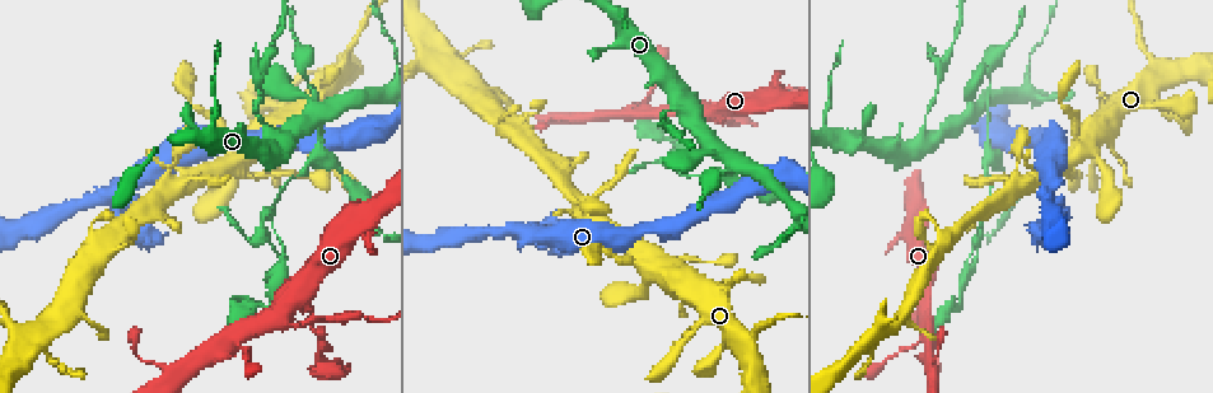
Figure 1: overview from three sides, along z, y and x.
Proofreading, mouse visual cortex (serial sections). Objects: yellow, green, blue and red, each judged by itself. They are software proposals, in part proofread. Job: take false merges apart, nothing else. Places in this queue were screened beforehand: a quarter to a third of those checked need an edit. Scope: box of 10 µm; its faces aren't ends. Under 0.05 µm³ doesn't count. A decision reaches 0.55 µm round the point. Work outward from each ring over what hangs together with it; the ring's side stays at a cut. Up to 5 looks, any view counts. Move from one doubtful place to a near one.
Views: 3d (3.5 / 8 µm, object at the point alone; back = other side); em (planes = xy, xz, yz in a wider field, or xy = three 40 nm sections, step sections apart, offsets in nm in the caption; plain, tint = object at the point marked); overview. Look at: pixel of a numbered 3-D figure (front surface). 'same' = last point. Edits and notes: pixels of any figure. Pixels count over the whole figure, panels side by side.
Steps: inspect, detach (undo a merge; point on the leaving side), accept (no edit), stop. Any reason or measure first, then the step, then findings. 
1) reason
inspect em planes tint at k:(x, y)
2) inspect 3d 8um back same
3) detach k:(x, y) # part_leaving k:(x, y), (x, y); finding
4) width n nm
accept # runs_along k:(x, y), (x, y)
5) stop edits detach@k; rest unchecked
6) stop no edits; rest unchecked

sharp bend
inspect 3d 3.5um back at 1:(1039, 232)

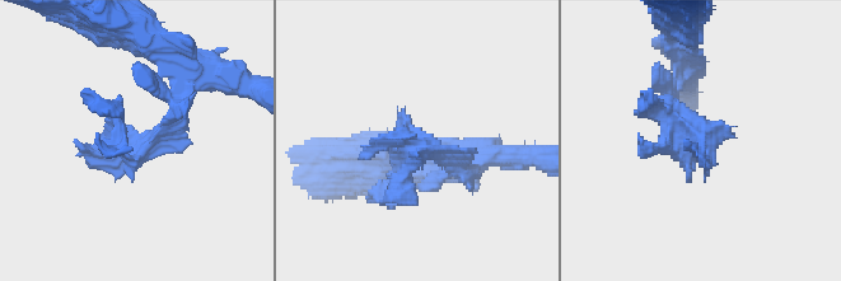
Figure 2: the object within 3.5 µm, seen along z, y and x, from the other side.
inspect em xy step 5 tint at 2:(705, 135)

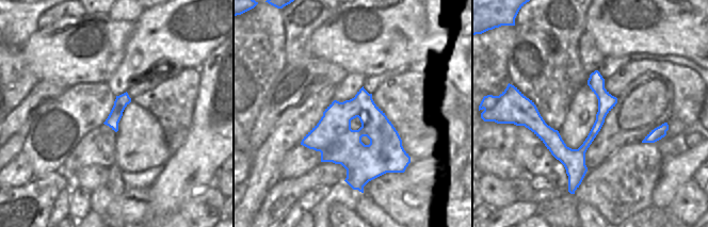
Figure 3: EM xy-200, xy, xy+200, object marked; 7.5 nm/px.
inspect em xy step 2 tint same

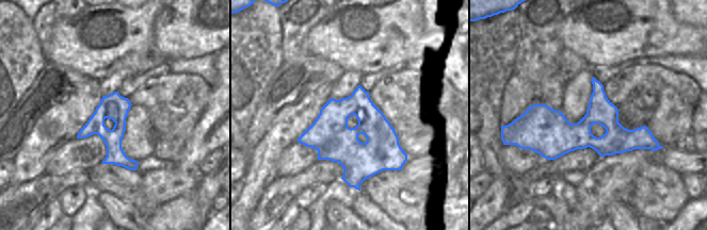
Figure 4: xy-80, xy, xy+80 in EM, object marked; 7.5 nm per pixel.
accept # runs_along 4:(519, 124), (592, 142), (653, 141); all the same cell

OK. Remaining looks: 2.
calibre changes
inspect 3d 3.5um at 1:(176, 370)

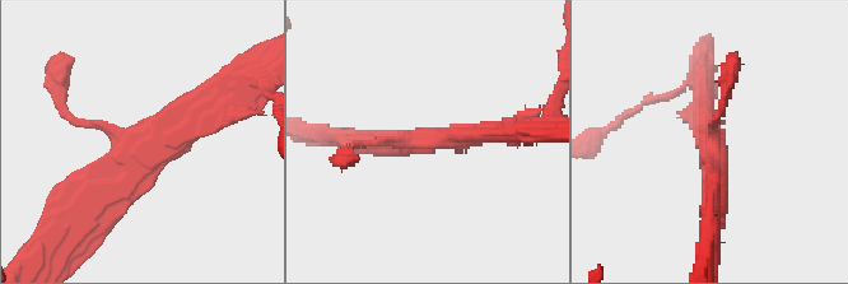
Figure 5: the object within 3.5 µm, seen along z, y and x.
inspect em planes tint at 5:(429, 140)

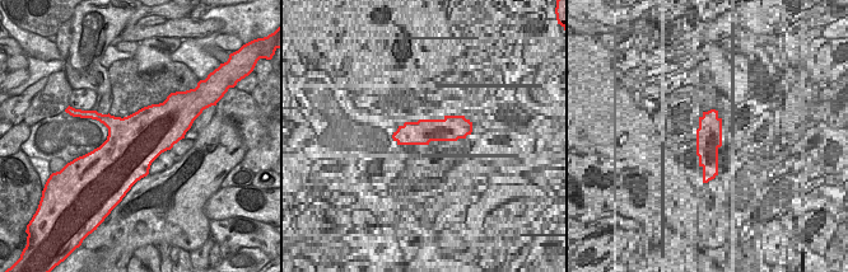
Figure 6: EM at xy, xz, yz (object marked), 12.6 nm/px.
accept # runs_along 5:(219, 106), (145, 142), (83, 200); all the same cell

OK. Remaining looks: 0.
stop no edits; rest unchecked

